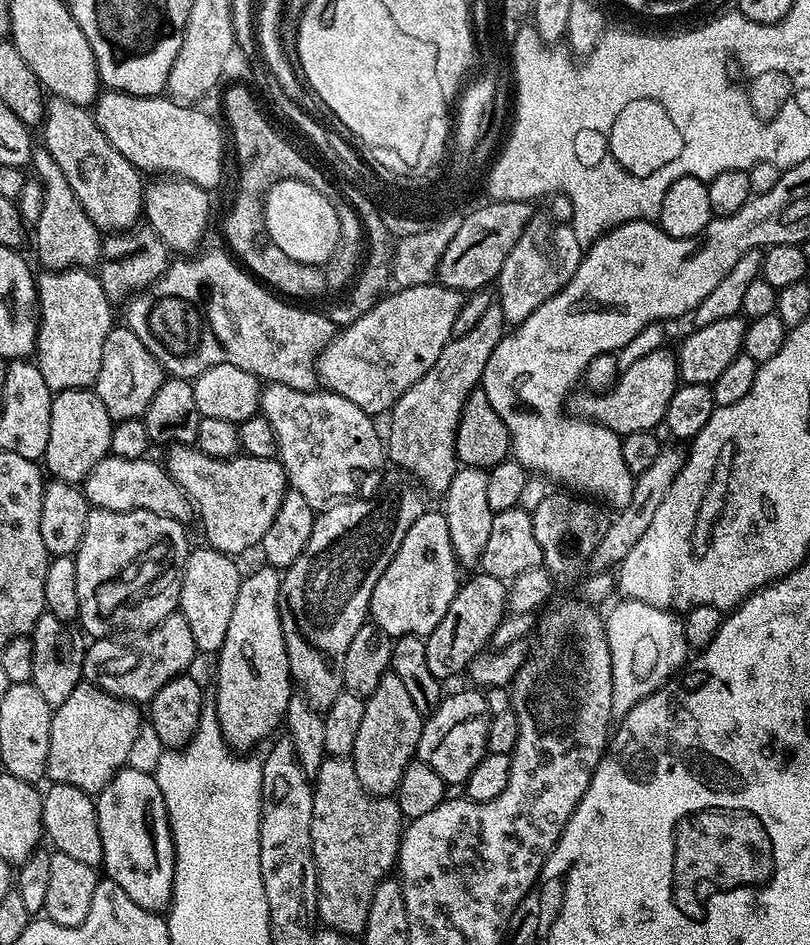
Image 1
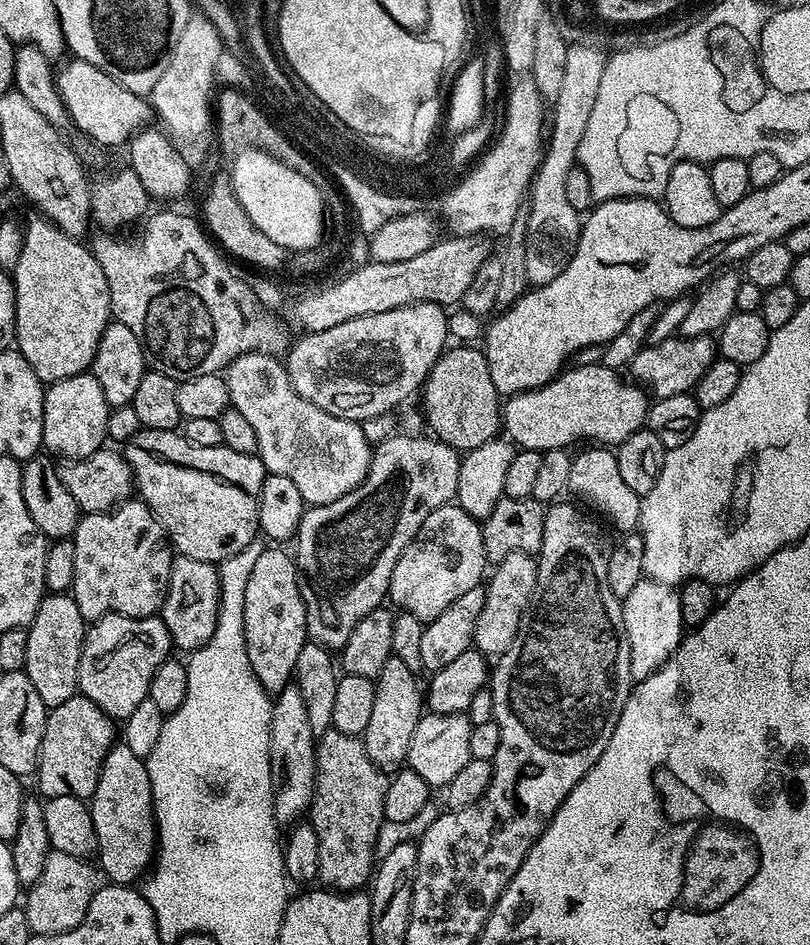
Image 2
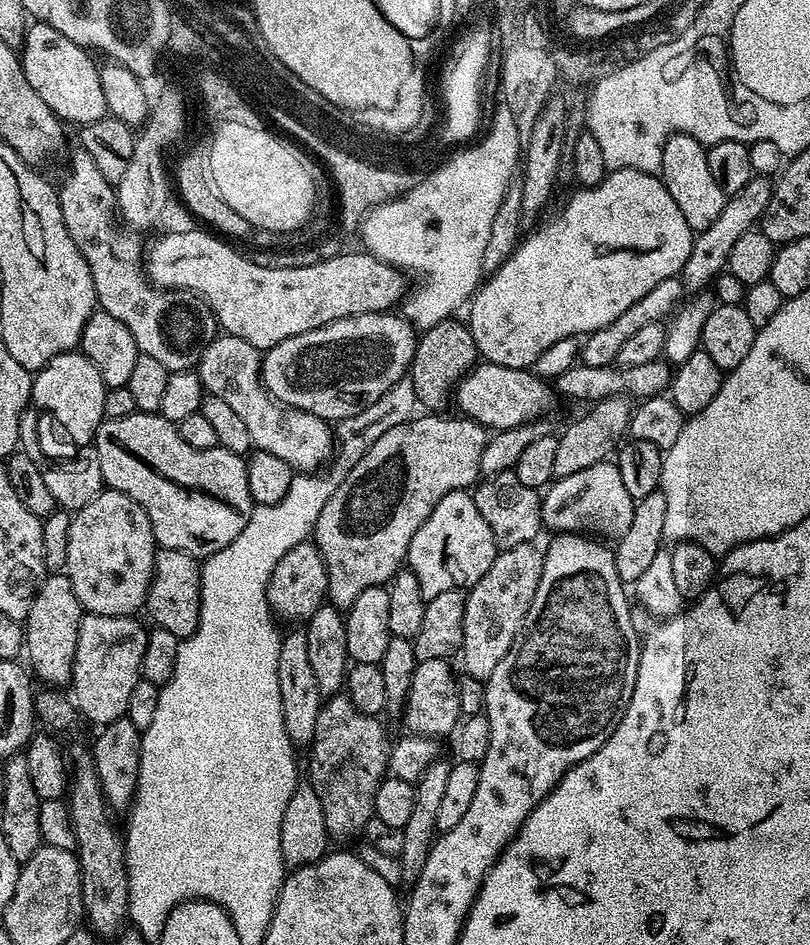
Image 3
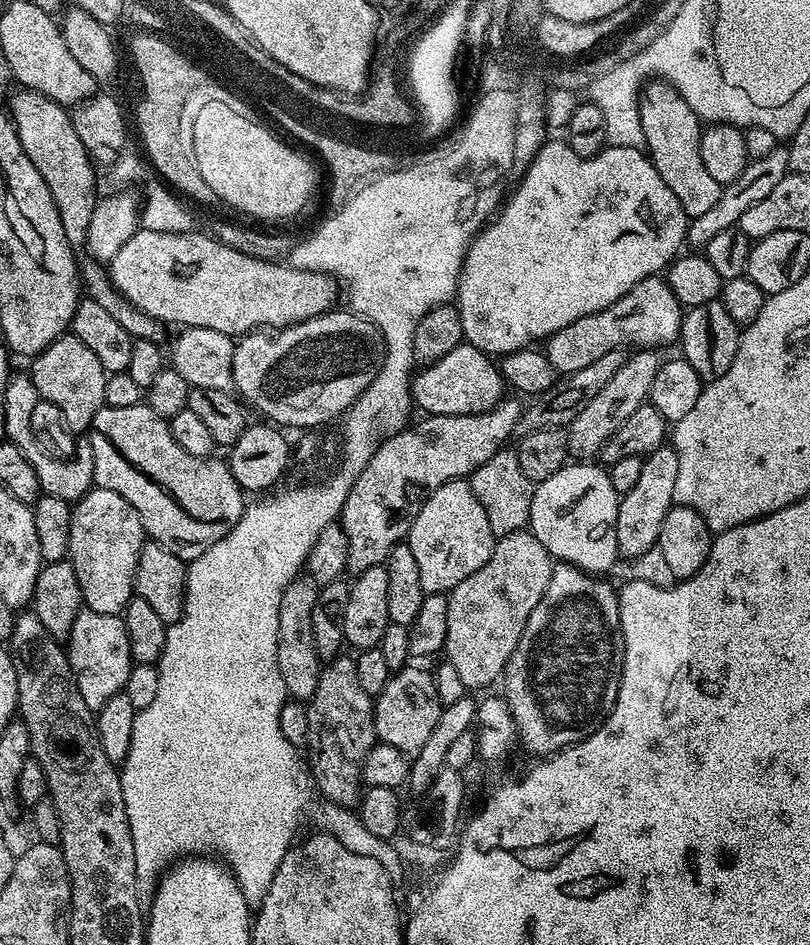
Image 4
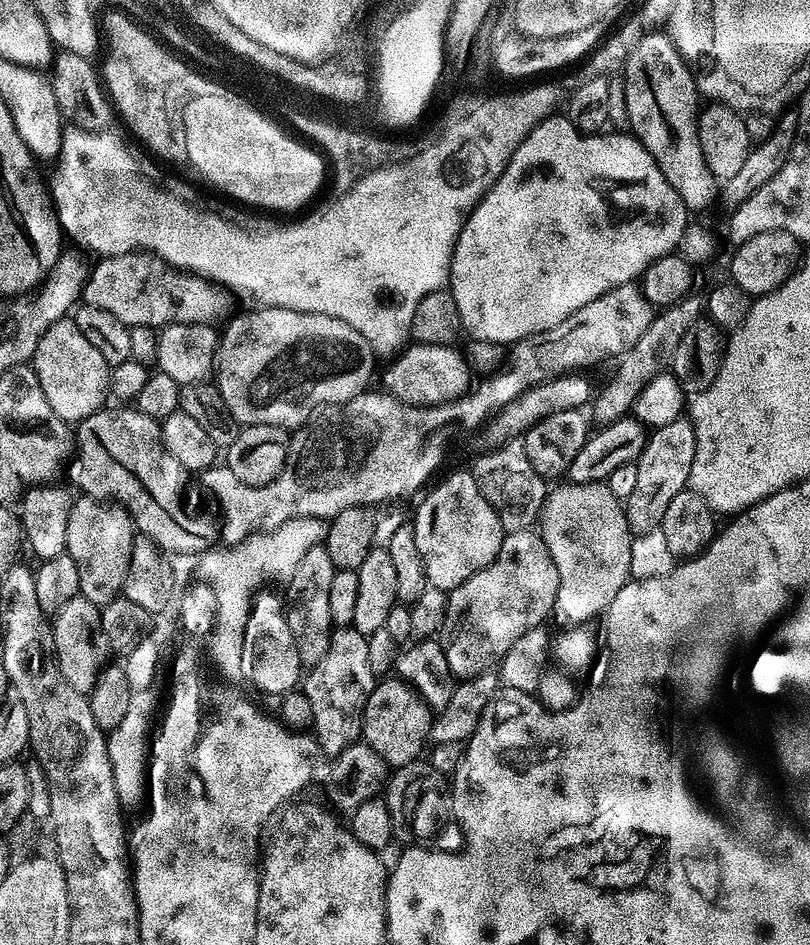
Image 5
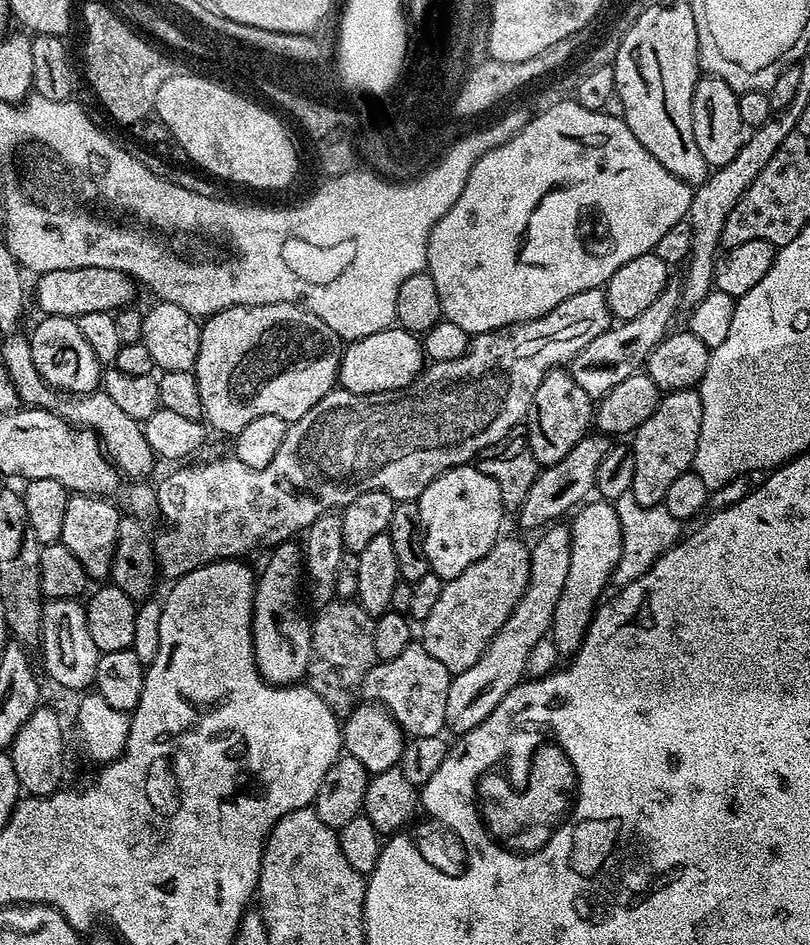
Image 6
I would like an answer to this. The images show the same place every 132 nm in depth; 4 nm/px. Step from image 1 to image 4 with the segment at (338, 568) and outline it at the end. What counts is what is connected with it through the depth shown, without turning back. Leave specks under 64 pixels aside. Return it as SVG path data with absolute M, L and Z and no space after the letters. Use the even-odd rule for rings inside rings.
M505 398L499 404L495 404L489 412L482 414L425 415L421 424L413 423L406 426L383 441L380 449L372 455L370 462L366 462L366 466L358 474L338 517L338 523L343 528L348 543L347 571L355 574L370 570L370 566L384 564L390 550L394 550L394 546L407 537L410 526L426 498L434 490L438 490L438 486L451 480L467 478L472 475L475 468L482 466L482 462L486 462L486 458L494 458L494 454L509 443L508 435L516 432L516 423L520 420L521 411L522 404Z

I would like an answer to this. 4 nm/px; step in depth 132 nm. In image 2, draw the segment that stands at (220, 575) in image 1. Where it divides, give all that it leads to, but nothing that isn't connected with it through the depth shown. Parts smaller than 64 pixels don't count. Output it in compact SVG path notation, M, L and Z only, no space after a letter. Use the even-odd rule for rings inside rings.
M177 555L172 561L170 582L158 615L179 651L181 648L184 654L191 654L210 642L210 634L214 634L214 626L218 622L219 601L220 573L217 565Z

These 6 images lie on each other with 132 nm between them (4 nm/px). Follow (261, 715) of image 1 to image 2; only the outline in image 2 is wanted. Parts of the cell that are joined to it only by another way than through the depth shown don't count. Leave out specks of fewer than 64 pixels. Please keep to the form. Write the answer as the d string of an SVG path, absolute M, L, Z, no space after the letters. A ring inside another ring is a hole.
M261 547L258 559L254 561L254 570L250 570L244 598L244 633L250 666L258 682L270 694L289 687L296 671L298 653L309 639L300 573L296 570L293 553L283 552L280 548L283 547Z

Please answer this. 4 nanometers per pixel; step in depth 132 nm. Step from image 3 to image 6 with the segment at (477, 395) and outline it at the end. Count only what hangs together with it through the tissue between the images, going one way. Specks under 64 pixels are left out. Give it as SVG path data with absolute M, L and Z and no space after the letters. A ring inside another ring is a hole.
M393 326L384 328L378 334L370 334L361 340L353 340L345 347L344 357L340 359L339 387L350 394L369 396L379 392L400 392L404 388L410 388L420 379L421 372L426 367L426 357L421 337L414 332Z

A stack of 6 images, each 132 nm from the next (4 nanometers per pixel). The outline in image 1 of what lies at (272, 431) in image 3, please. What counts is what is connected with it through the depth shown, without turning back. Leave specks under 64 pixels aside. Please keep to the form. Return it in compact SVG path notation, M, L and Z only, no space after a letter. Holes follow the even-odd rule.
M285 384L263 385L260 393L260 412L272 423L276 435L276 451L288 483L314 510L320 510L328 502L343 501L345 498L367 498L380 487L382 469L386 464L386 444L382 432L376 429L377 421L363 412L350 398L342 398L327 390L303 392ZM312 428L320 428L312 436ZM381 467L381 468L380 468Z

